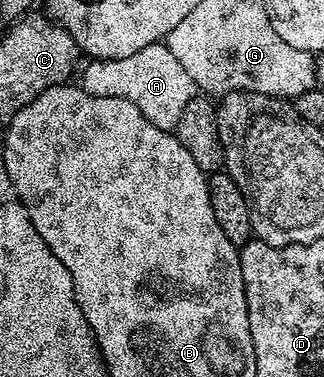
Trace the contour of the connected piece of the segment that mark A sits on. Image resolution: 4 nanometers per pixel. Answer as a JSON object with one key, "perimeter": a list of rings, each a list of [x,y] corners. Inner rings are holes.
{"perimeter":[[[156,42],[140,48],[124,59],[109,62],[112,64],[112,97],[129,99],[150,123],[173,132],[186,105],[196,93],[181,61],[174,58],[165,44]]]}

